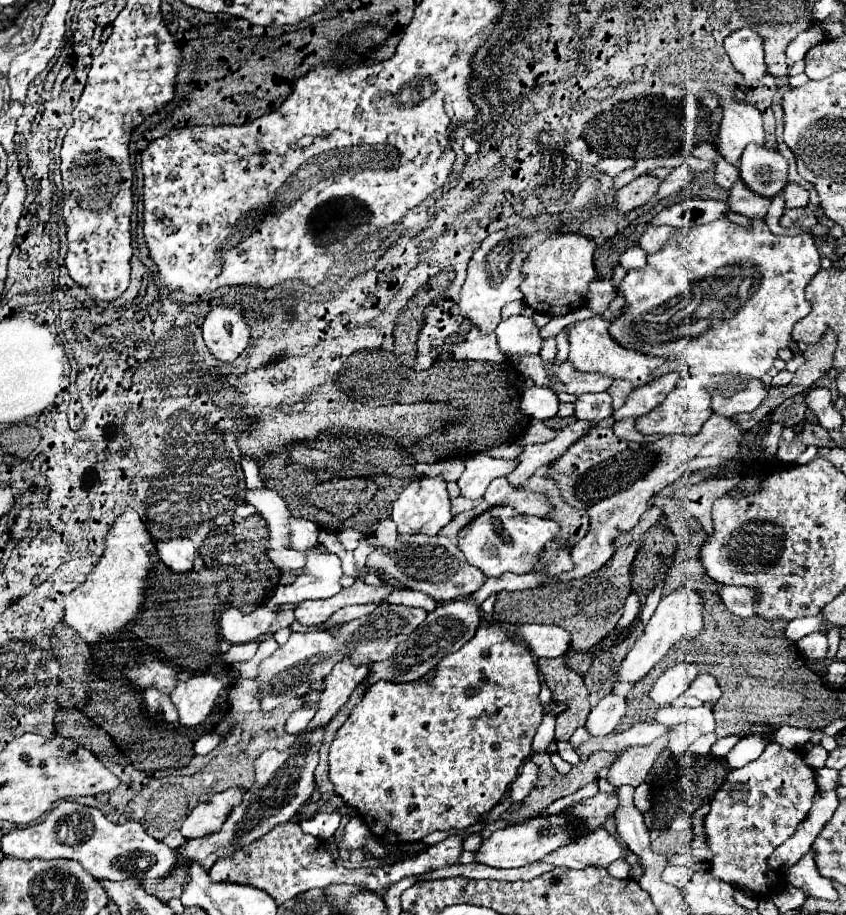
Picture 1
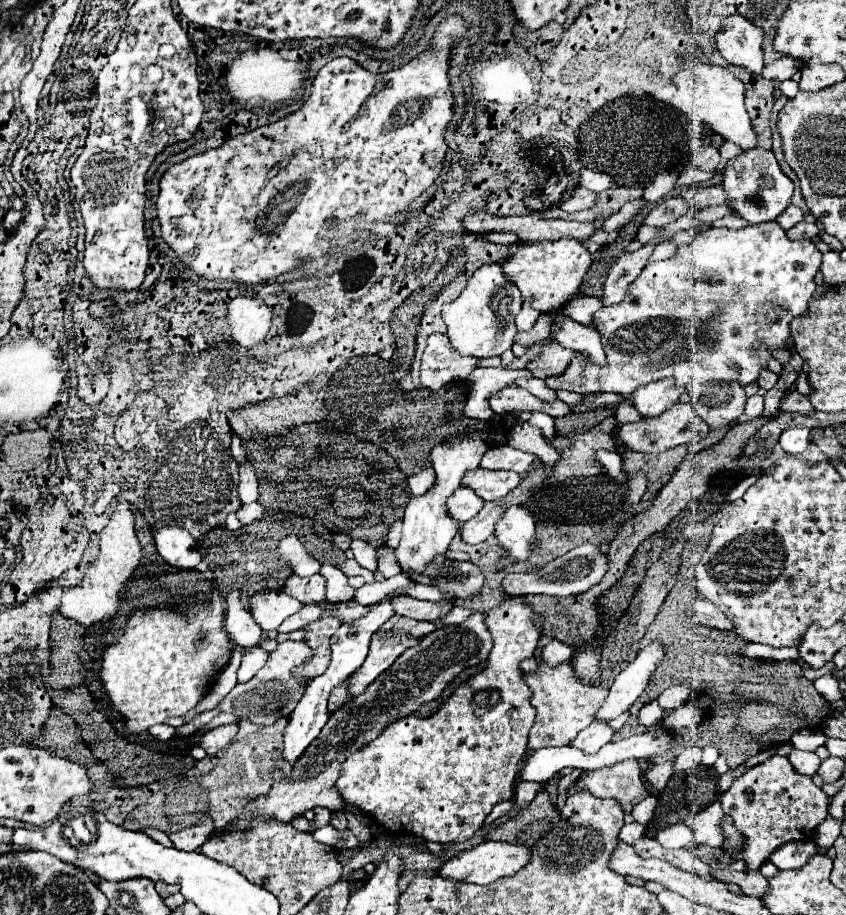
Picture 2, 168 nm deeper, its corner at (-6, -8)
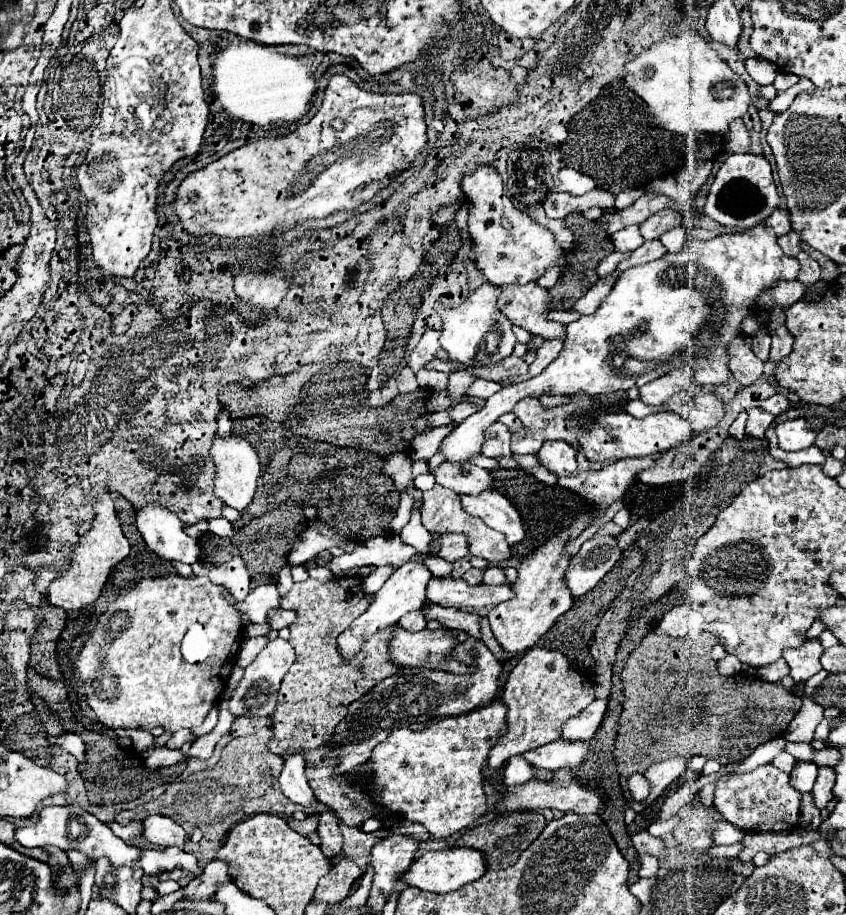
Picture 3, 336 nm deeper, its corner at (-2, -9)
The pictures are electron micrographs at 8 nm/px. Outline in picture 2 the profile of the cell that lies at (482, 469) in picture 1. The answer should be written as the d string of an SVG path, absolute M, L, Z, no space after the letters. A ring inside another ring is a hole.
M458 487L456 493L448 499L448 513L458 521L468 521L480 511L482 505L484 501L474 491L466 487Z

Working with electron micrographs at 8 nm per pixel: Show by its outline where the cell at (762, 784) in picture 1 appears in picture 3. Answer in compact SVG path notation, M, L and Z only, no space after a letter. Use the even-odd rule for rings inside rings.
M772 764L758 766L752 772L720 776L714 786L714 806L716 810L730 822L744 830L752 832L780 832L792 830L798 826L798 812L802 794L796 792L790 782L788 774L774 768Z

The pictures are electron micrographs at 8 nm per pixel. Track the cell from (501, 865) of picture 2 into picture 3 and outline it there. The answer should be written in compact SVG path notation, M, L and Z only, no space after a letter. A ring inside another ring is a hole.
M448 848L448 850L442 850L442 852L426 852L424 856L416 858L412 862L410 870L406 870L406 874L400 880L408 886L416 886L416 888L422 888L426 892L442 894L442 892L458 890L464 884L478 880L480 876L484 876L484 872L486 872L486 858L482 858L482 854L478 850Z

